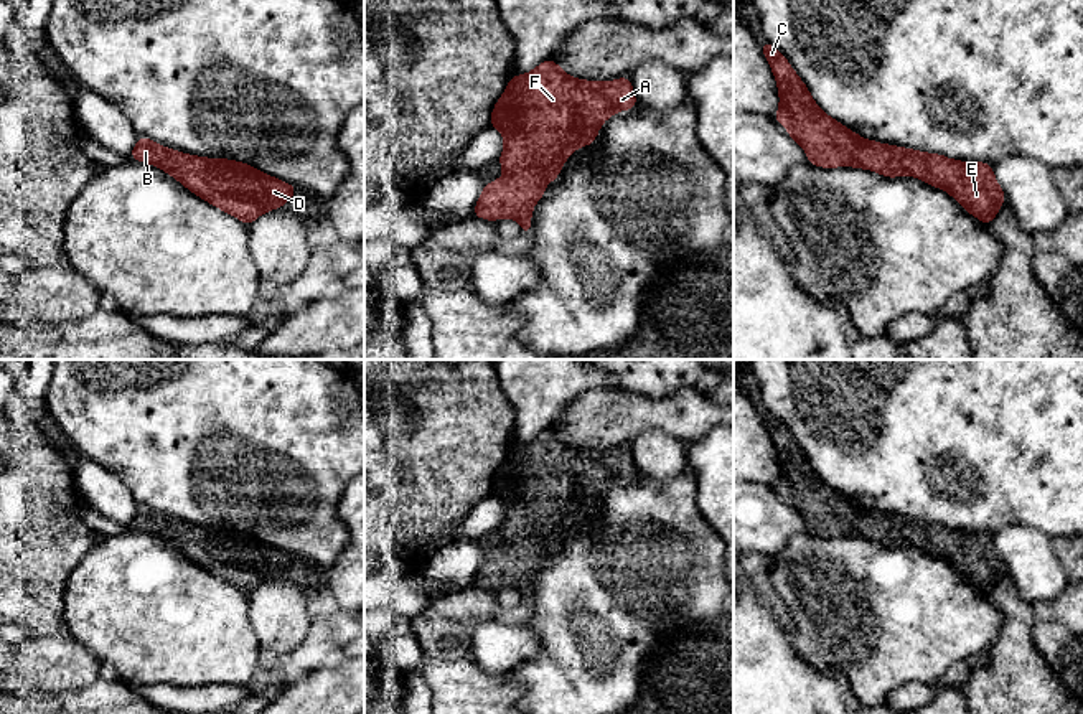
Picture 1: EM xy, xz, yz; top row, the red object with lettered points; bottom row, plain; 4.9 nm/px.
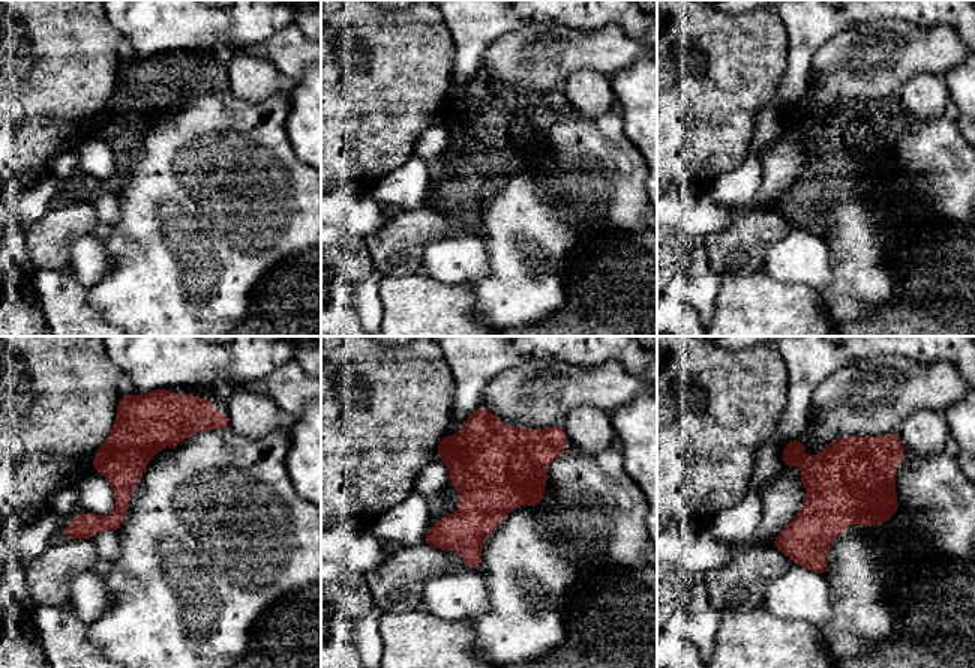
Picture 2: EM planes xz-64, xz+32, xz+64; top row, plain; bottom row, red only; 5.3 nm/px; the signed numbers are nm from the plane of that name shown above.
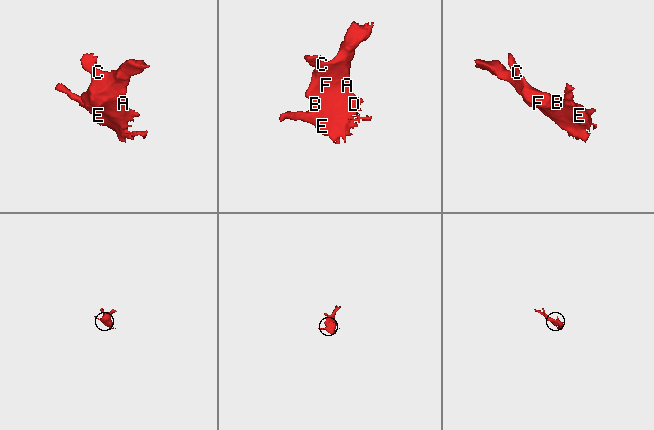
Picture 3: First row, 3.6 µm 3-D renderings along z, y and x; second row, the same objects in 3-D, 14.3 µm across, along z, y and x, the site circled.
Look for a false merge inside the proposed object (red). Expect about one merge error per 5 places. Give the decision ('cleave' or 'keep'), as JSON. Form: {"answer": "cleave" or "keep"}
{"answer": "keep"}

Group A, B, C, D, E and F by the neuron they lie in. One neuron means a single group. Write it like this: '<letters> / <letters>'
A B C D E F

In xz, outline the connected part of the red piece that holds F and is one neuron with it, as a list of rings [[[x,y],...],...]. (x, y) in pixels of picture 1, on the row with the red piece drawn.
[[[546,59],[527,74],[511,76],[504,94],[495,104],[490,125],[504,137],[499,163],[504,175],[483,188],[473,216],[495,223],[513,218],[523,234],[531,233],[534,204],[542,198],[547,183],[556,180],[570,153],[592,145],[600,125],[618,110],[636,106],[631,78],[608,82],[582,81],[565,74],[556,61]]]

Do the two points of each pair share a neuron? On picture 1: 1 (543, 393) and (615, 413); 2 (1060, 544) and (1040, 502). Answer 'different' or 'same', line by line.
1: different
2: different

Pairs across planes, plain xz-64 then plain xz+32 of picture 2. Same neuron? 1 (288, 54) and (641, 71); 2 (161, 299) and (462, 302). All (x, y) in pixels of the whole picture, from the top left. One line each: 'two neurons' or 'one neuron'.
1: two neurons
2: two neurons

